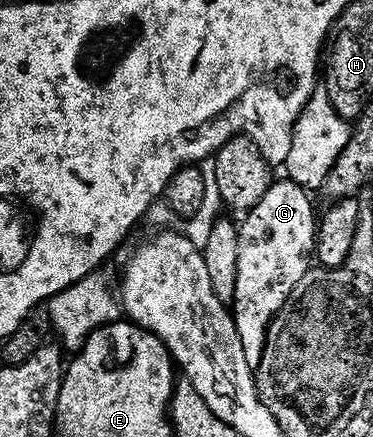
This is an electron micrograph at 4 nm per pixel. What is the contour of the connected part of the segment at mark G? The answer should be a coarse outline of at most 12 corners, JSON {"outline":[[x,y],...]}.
{"outline":[[274,182],[240,224],[236,290],[261,327],[311,270],[312,197]]}

